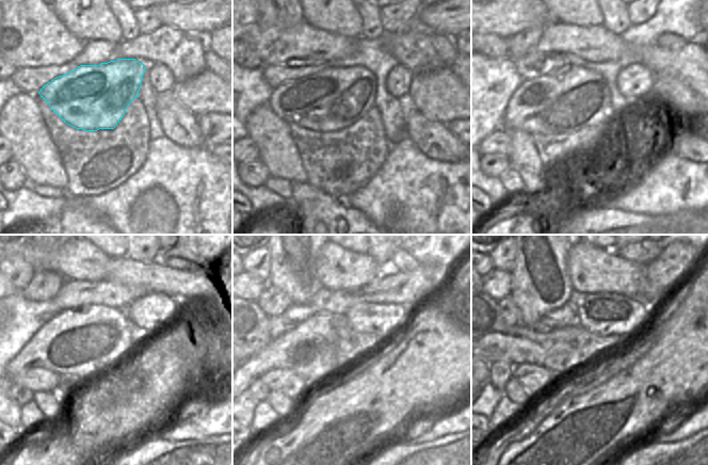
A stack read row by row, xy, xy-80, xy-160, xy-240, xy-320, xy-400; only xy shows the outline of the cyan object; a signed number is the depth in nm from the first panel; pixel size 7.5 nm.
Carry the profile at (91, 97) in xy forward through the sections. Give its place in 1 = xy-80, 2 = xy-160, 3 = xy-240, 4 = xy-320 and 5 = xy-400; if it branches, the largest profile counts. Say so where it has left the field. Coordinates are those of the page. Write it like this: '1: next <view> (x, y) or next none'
1: next xy-80 (334, 98)
2: next xy-160 (580, 97)
3: next xy-240 (75, 342)
4: next xy-320 (314, 349)
5: next xy-400 (508, 342)

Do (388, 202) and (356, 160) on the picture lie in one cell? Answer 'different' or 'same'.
different

